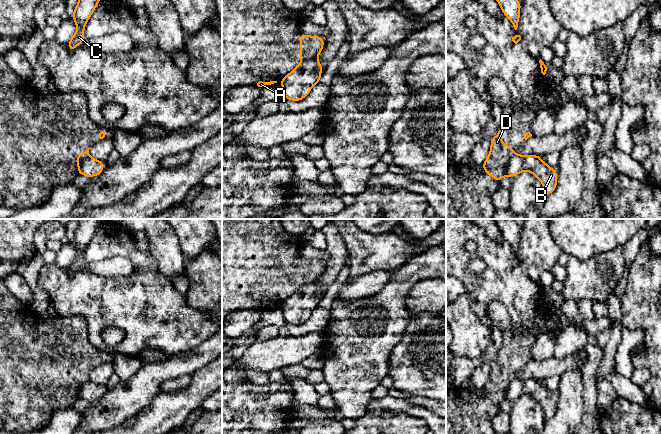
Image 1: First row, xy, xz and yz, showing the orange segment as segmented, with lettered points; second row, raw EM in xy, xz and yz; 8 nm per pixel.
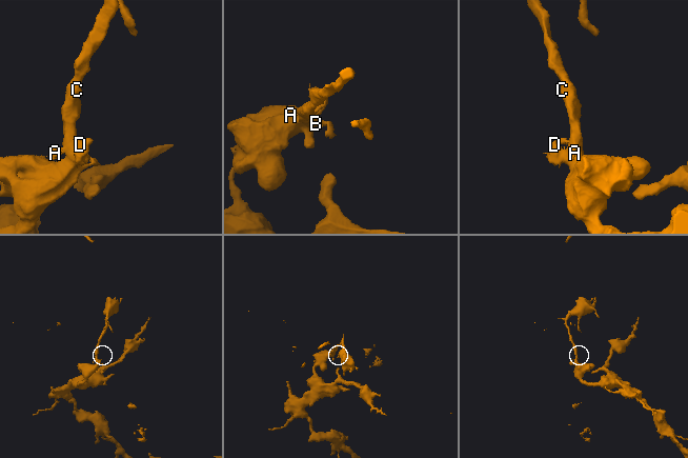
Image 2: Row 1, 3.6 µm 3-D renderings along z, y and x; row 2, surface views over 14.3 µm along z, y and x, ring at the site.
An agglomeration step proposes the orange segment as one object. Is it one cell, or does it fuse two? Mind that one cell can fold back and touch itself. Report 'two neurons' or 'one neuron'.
two neurons

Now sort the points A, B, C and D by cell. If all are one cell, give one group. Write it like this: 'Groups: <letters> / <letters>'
Groups: A D / B C

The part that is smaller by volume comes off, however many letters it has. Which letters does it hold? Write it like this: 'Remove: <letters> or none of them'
Remove: A, D

